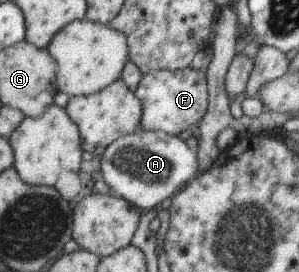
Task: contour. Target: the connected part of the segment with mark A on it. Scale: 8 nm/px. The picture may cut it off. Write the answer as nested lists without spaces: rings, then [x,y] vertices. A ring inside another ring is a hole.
[[[142,127],[112,141],[100,155],[99,164],[101,177],[111,192],[146,212],[160,200],[172,196],[197,170],[194,152],[177,136],[145,131]]]

